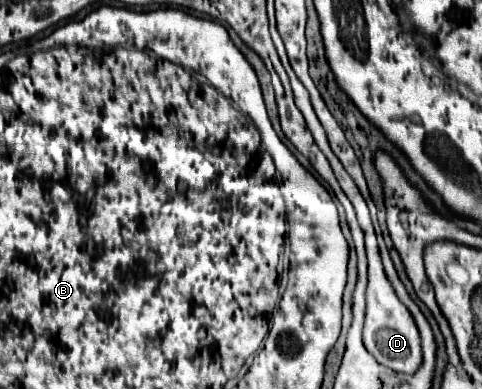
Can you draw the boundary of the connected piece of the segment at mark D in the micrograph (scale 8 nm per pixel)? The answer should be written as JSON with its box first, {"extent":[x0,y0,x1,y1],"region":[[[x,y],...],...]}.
{"extent":[274,37,422,373],"region":[[[274,37],[274,43],[276,43],[276,49],[278,49],[278,55],[280,55],[280,61],[290,77],[290,83],[292,83],[292,91],[294,91],[294,101],[296,101],[296,107],[300,109],[300,113],[304,115],[306,119],[306,125],[316,141],[316,145],[320,147],[320,151],[326,155],[326,159],[330,161],[332,169],[334,169],[334,175],[340,183],[340,187],[344,189],[346,197],[350,199],[350,203],[354,205],[354,211],[356,211],[356,217],[358,217],[358,223],[364,231],[364,237],[366,237],[366,255],[368,255],[368,287],[366,287],[366,319],[364,319],[364,331],[362,331],[362,341],[364,341],[364,347],[376,357],[378,363],[398,371],[398,373],[414,373],[414,369],[418,369],[418,365],[422,363],[422,349],[420,349],[420,337],[418,337],[418,329],[414,325],[414,319],[410,317],[408,309],[400,303],[400,299],[396,297],[392,285],[388,283],[386,275],[384,275],[384,269],[382,269],[382,261],[380,261],[380,253],[378,253],[378,245],[376,245],[376,235],[374,235],[374,227],[372,227],[372,221],[370,221],[370,213],[368,213],[368,207],[366,207],[366,201],[364,197],[360,195],[358,187],[354,185],[354,181],[350,179],[350,175],[344,171],[342,163],[338,161],[338,157],[334,157],[330,145],[328,145],[328,139],[326,139],[326,133],[310,105],[310,97],[306,93],[306,87],[298,81],[298,77],[294,75],[288,59],[286,59],[286,51],[284,51],[284,45],[280,43],[278,37]]]}

